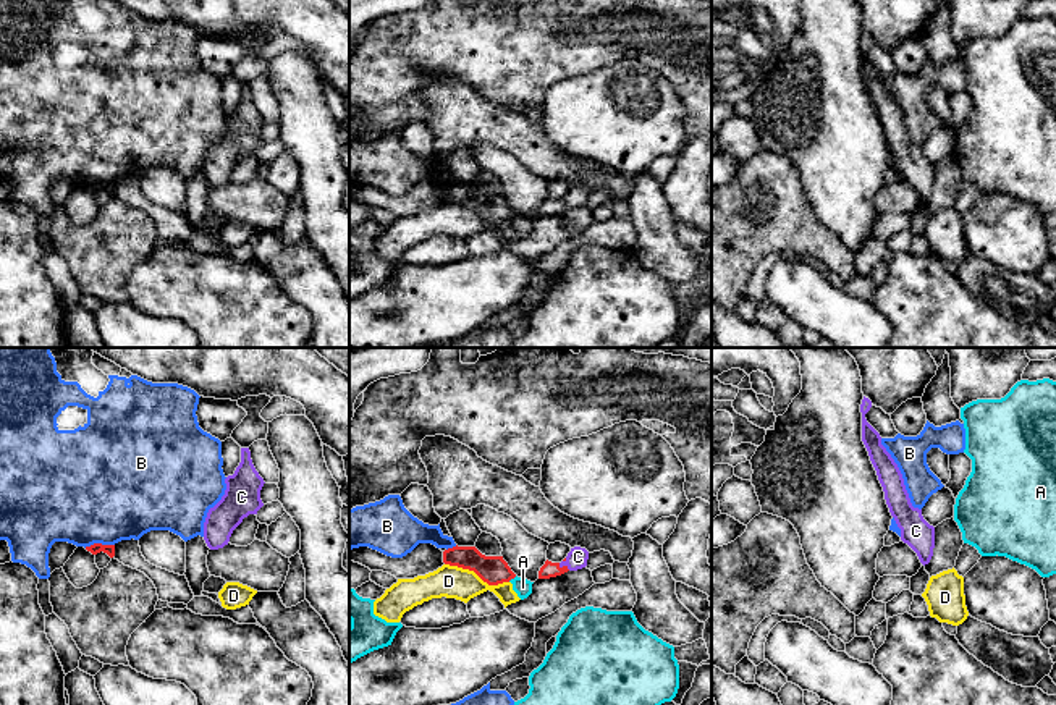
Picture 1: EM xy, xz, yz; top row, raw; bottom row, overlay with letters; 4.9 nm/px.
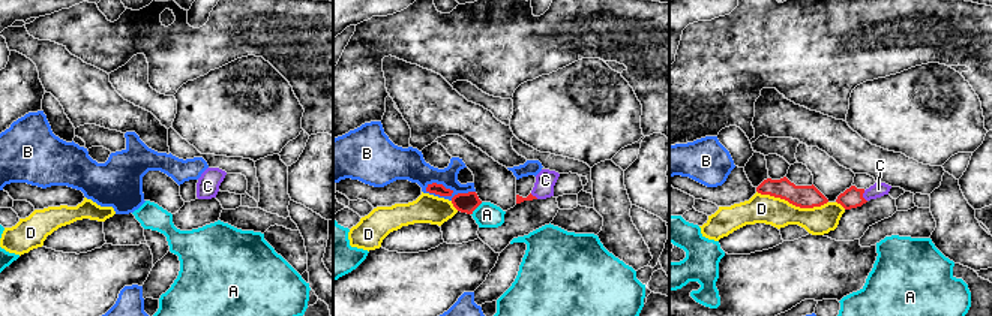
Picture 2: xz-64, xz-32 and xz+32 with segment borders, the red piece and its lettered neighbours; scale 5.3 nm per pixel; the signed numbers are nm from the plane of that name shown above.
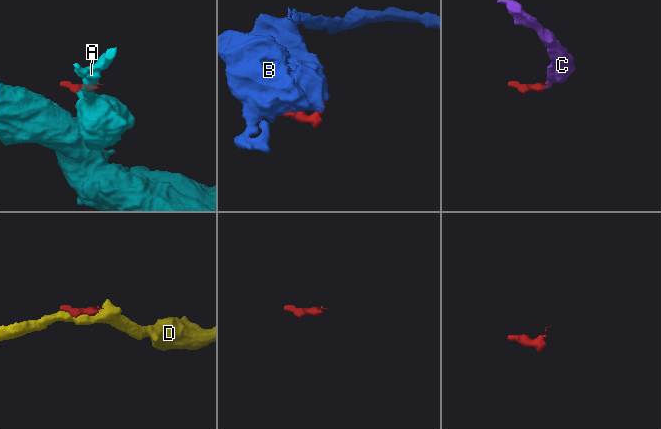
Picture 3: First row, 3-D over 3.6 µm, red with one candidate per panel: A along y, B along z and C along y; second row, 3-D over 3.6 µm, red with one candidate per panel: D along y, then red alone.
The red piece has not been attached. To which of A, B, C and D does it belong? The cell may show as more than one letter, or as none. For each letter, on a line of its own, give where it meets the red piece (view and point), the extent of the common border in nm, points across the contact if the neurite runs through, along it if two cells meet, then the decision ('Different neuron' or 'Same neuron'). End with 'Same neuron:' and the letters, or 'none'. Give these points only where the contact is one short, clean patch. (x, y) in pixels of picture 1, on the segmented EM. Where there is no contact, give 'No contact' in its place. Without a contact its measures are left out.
A: Touches red at xz (511, 578). Shared border 50 nm. Boundary: xz (516, 576), (508, 581). Different neuron
B: Touches red at xy (99, 544). Shared border 150 nm. Different neuron
C: Touches red at xz (565, 566). Shared border 70 nm. Path across: xz (549, 569), (565, 566), (578, 557). Same neuron
D: Touches red at xz (477, 574). Shared border 340 nm. Different neuron
Same neuron: C

